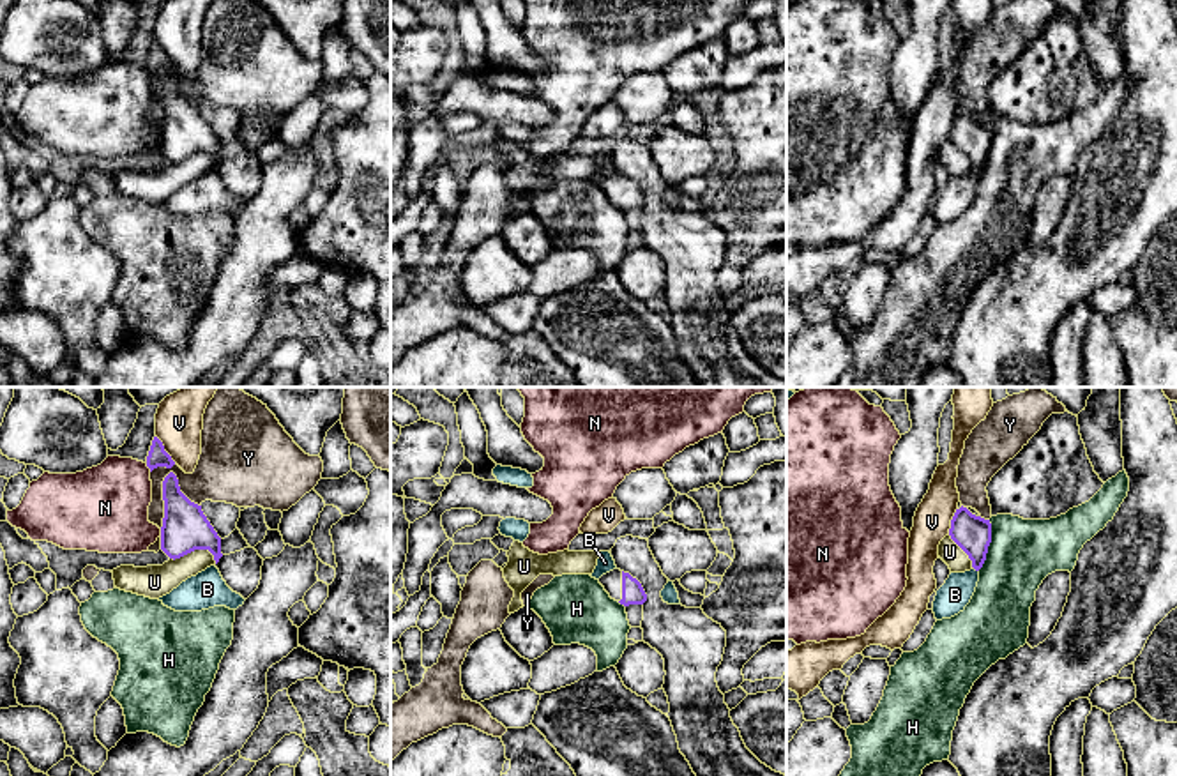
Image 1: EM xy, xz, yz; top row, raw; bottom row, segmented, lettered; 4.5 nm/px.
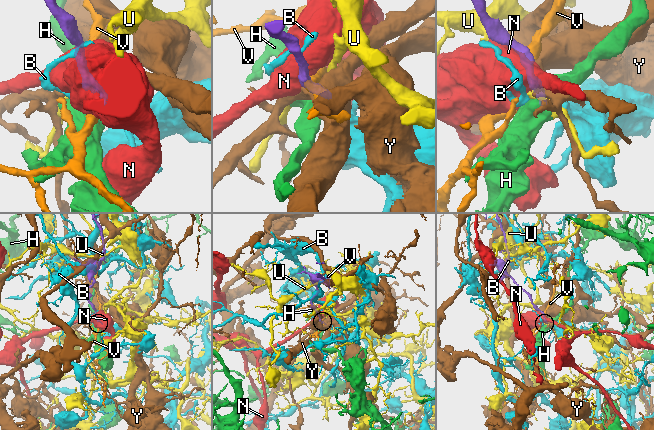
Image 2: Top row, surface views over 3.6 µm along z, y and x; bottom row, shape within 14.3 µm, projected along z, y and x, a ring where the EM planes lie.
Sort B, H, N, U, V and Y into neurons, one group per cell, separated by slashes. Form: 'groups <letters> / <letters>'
groups B / H / N / U / V / Y

